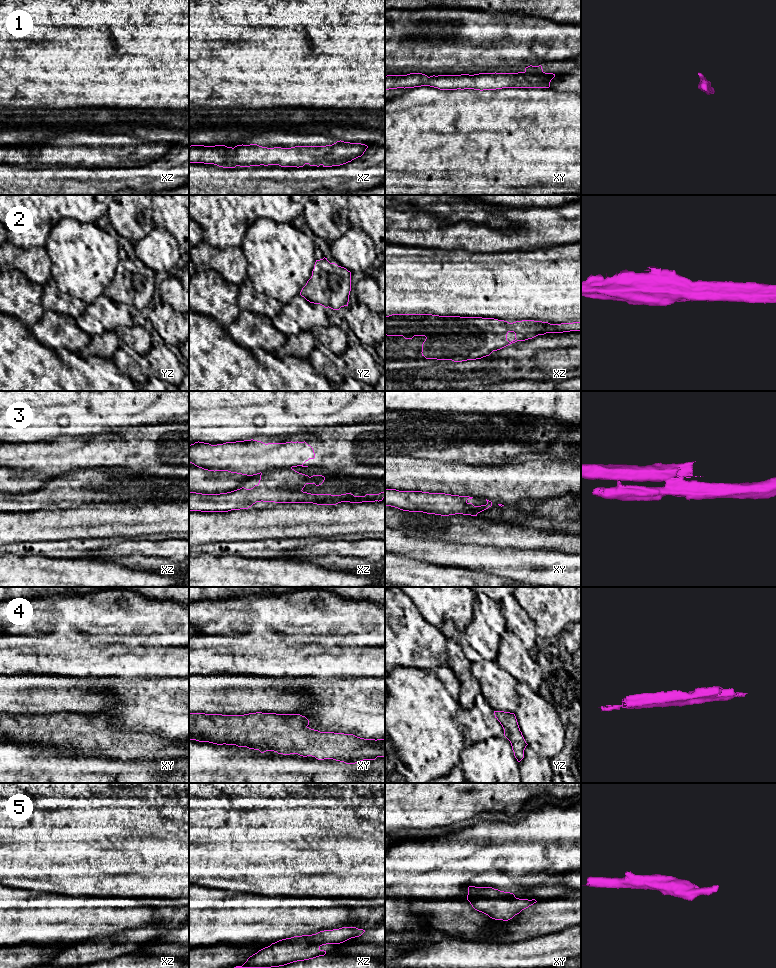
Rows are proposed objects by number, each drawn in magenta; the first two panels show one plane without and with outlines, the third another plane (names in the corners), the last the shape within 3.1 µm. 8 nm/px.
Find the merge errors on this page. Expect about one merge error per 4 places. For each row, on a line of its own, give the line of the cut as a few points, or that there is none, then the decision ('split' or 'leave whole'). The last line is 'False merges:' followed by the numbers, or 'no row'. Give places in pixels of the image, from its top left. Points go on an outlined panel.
1: no cut; leave whole
2: no cut; leave whole
3: cut in xz along (291, 467), (271, 468), (261, 473); split
4: no cut; leave whole
5: no cut; leave whole
False merges: 3

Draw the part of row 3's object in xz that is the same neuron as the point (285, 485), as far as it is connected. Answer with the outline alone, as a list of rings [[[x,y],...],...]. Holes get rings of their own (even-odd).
[[[292,468],[271,469],[261,473],[260,480],[257,485],[251,489],[244,487],[220,494],[202,494],[189,492],[189,512],[228,512],[231,510],[248,509],[256,502],[275,502],[275,503],[313,503],[317,505],[336,505],[341,502],[362,503],[382,501],[385,498],[385,492],[379,494],[366,494],[365,496],[354,496],[351,493],[341,495],[331,494],[311,494],[303,492],[306,484],[321,485],[325,480],[322,475],[308,475],[299,473]]]

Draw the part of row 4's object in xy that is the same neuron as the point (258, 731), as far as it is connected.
[[[189,713],[189,739],[217,745],[236,745],[278,754],[312,756],[318,760],[333,759],[346,764],[375,760],[385,756],[385,739],[364,739],[353,734],[320,732],[308,727],[309,720],[300,714],[249,713],[222,715]]]

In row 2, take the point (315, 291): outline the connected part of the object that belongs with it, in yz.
[[[324,257],[316,260],[312,276],[300,295],[310,303],[339,310],[348,306],[350,291],[351,272]]]

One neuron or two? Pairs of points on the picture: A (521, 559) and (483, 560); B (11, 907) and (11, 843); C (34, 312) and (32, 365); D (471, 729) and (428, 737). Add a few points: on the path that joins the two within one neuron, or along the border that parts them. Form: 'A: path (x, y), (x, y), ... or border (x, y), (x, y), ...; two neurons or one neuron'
A: path (512, 560), (492, 560); one neuron
B: border (10, 887), (34, 891); two neurons
C: border (10, 315), (19, 318), (30, 329); two neurons
D: border (455, 716), (465, 744); two neurons

